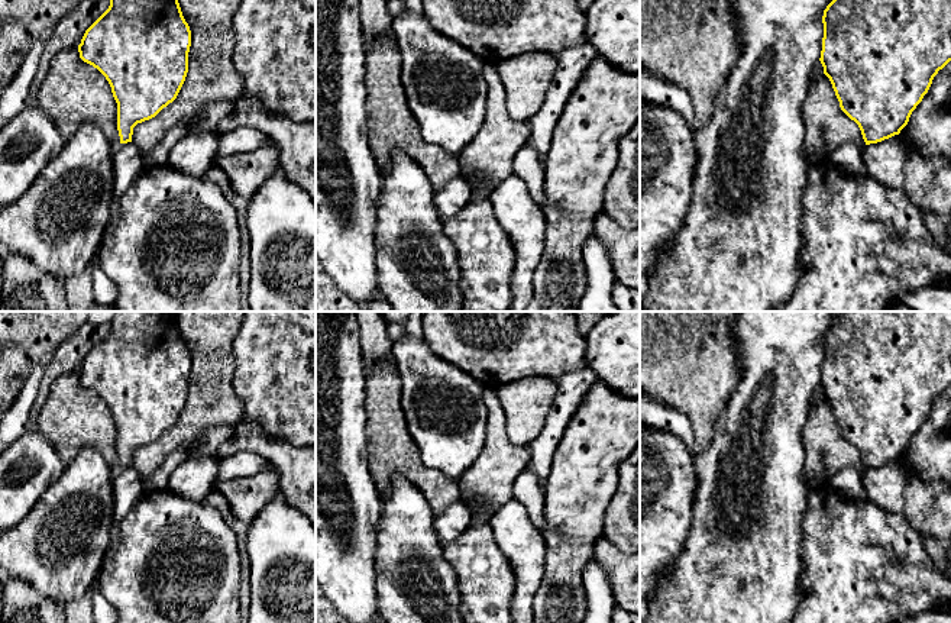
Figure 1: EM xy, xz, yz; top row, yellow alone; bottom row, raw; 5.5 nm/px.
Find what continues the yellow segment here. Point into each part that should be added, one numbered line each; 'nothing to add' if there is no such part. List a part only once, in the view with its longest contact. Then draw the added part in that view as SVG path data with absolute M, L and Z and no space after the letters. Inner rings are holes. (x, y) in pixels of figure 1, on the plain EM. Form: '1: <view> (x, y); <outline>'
nothing to add

